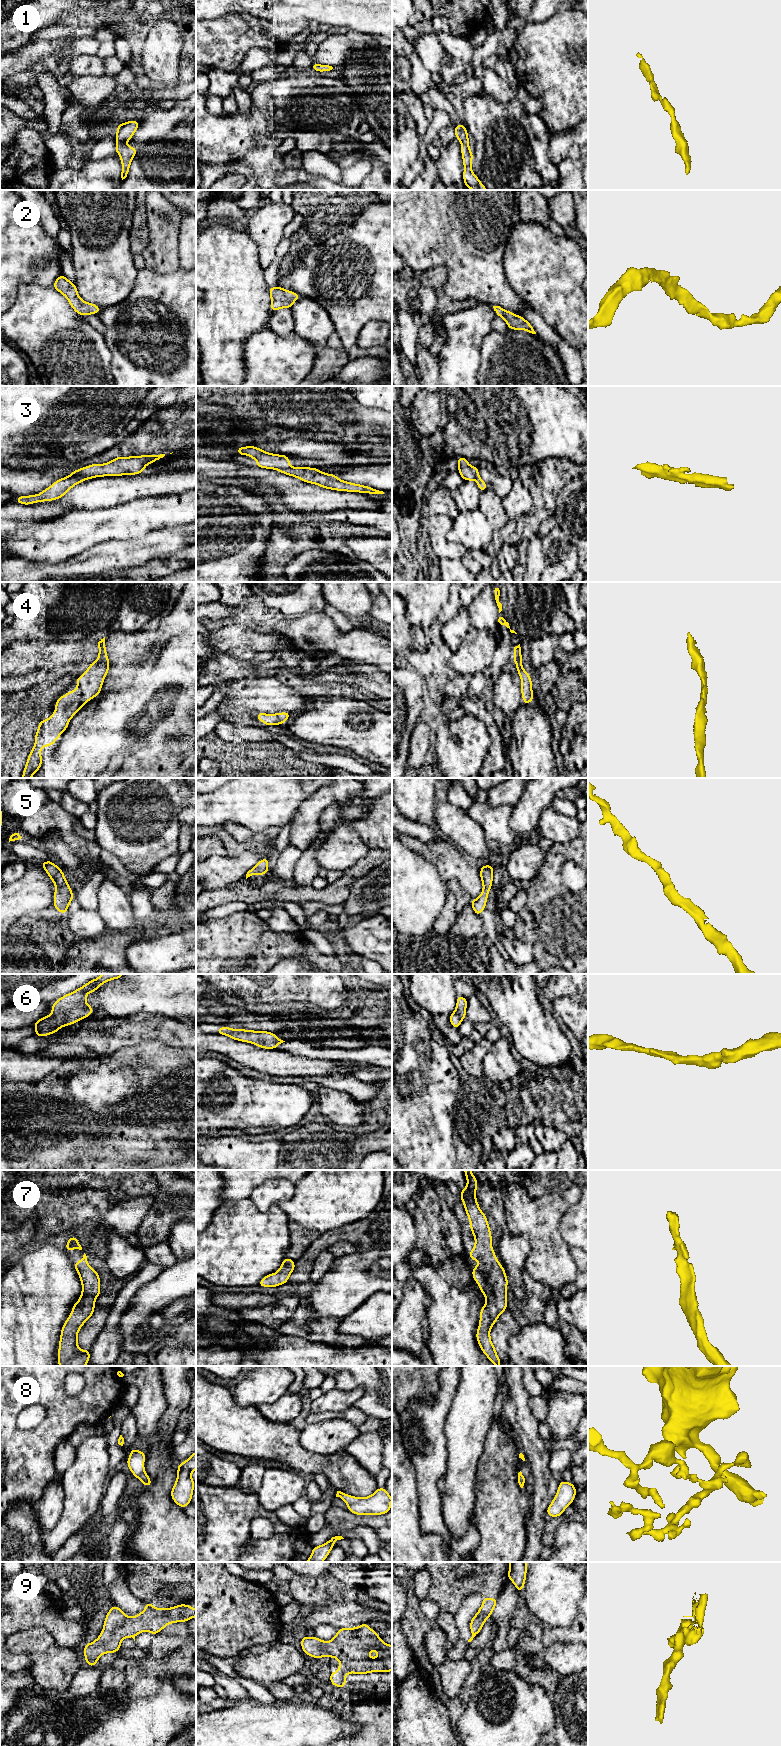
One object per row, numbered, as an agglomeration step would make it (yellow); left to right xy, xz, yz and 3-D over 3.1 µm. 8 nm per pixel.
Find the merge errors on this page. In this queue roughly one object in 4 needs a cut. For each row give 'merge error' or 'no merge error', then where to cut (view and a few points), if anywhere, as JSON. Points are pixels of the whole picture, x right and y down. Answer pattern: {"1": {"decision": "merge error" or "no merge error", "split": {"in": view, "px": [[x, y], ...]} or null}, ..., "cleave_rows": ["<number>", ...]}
{"1": {"decision": "no merge error", "split": null}, "2": {"decision": "no merge error", "split": null}, "3": {"decision": "no merge error", "split": null}, "4": {"decision": "no merge error", "split": null}, "5": {"decision": "no merge error", "split": null}, "6": {"decision": "no merge error", "split": null}, "7": {"decision": "no merge error", "split": null}, "8": {"decision": "no merge error", "split": null}, "9": {"decision": "no merge error", "split": null}, "cleave_rows": []}

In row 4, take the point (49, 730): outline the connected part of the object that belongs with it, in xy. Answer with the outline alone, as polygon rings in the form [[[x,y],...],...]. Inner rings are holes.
[[[105,637],[98,642],[99,654],[94,663],[90,663],[86,672],[80,675],[76,680],[78,688],[72,690],[58,698],[55,702],[56,709],[49,719],[40,721],[38,730],[35,733],[35,744],[31,753],[28,755],[22,778],[31,778],[42,766],[41,748],[54,745],[55,741],[61,736],[61,733],[68,728],[69,721],[79,712],[79,710],[92,698],[101,692],[104,679],[108,673],[110,662],[106,653]]]

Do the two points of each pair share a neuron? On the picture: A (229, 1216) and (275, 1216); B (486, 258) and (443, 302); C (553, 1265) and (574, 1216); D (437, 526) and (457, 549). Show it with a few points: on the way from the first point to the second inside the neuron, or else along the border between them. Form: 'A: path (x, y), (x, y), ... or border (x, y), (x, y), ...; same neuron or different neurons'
A: path (240, 1218), (264, 1218); same neuron
B: border (443, 291), (446, 295), (458, 301); different neurons
C: border (561, 1217), (560, 1233), (570, 1246); different neurons
D: path (438, 533), (438, 536), (450, 548); same neuron

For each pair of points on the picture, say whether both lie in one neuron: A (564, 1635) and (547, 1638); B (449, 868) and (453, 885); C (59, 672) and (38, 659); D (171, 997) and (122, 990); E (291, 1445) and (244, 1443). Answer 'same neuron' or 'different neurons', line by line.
A: same neuron
B: different neurons
C: different neurons
D: same neuron
E: same neuron

